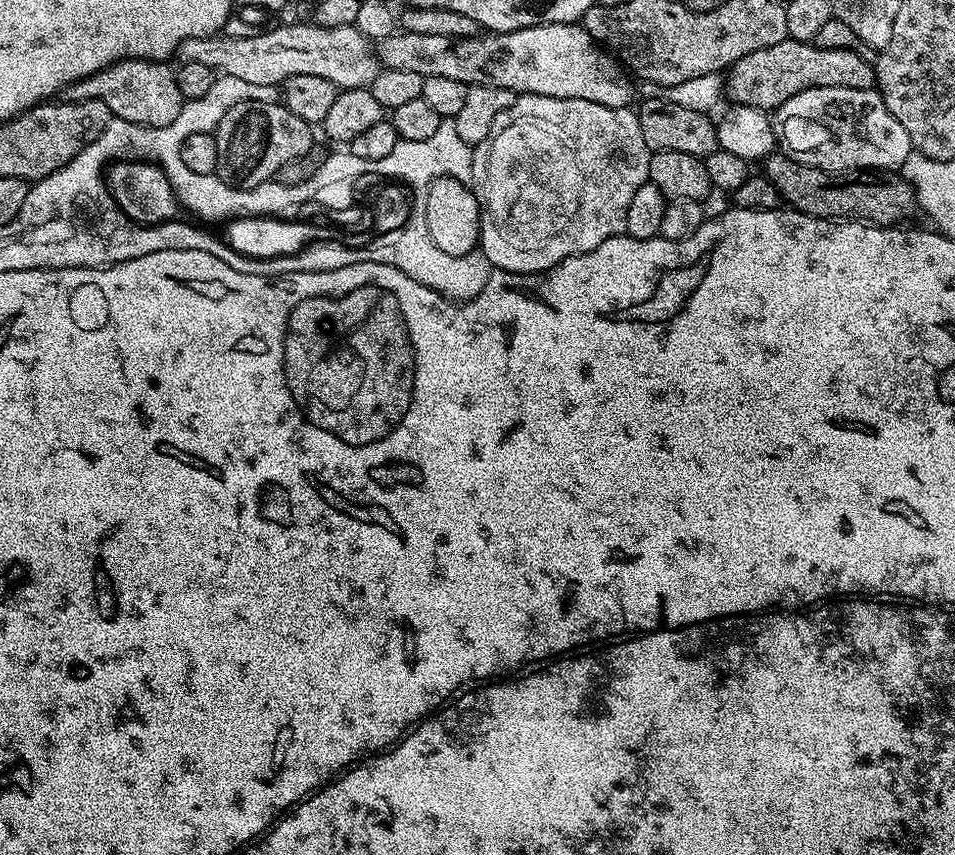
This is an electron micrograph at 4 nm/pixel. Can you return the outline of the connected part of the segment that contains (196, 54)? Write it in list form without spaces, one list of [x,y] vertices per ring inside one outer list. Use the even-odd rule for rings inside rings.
[[[301,22],[298,24],[280,24],[278,28],[250,34],[248,36],[215,37],[199,36],[184,39],[179,44],[176,56],[181,63],[201,62],[210,66],[223,75],[241,78],[242,81],[252,82],[254,85],[281,85],[298,74],[309,74],[311,77],[322,77],[326,81],[334,82],[339,89],[369,87],[377,76],[380,63],[371,43],[355,28],[350,27],[319,27],[315,22]]]

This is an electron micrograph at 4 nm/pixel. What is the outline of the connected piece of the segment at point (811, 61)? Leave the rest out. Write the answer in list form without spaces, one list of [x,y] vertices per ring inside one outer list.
[[[786,39],[778,42],[778,46],[766,46],[766,50],[754,50],[754,54],[746,54],[746,58],[739,60],[726,72],[726,96],[727,99],[732,99],[733,105],[775,110],[782,102],[794,98],[794,94],[802,94],[802,90],[811,88],[875,89],[876,70],[873,61],[858,58],[858,54],[850,50],[826,50],[819,48],[814,42]]]

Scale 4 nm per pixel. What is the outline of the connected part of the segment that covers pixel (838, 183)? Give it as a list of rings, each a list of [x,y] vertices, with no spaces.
[[[787,154],[767,157],[762,167],[769,185],[789,209],[814,218],[890,228],[903,225],[907,221],[904,219],[918,208],[916,192],[900,174],[877,174],[872,170],[824,172],[808,164],[799,164]]]

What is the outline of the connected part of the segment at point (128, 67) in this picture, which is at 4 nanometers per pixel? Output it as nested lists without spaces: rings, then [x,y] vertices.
[[[119,60],[111,68],[97,72],[83,81],[83,95],[106,104],[113,117],[143,128],[161,128],[174,122],[184,105],[184,95],[178,90],[173,65],[150,60]]]

